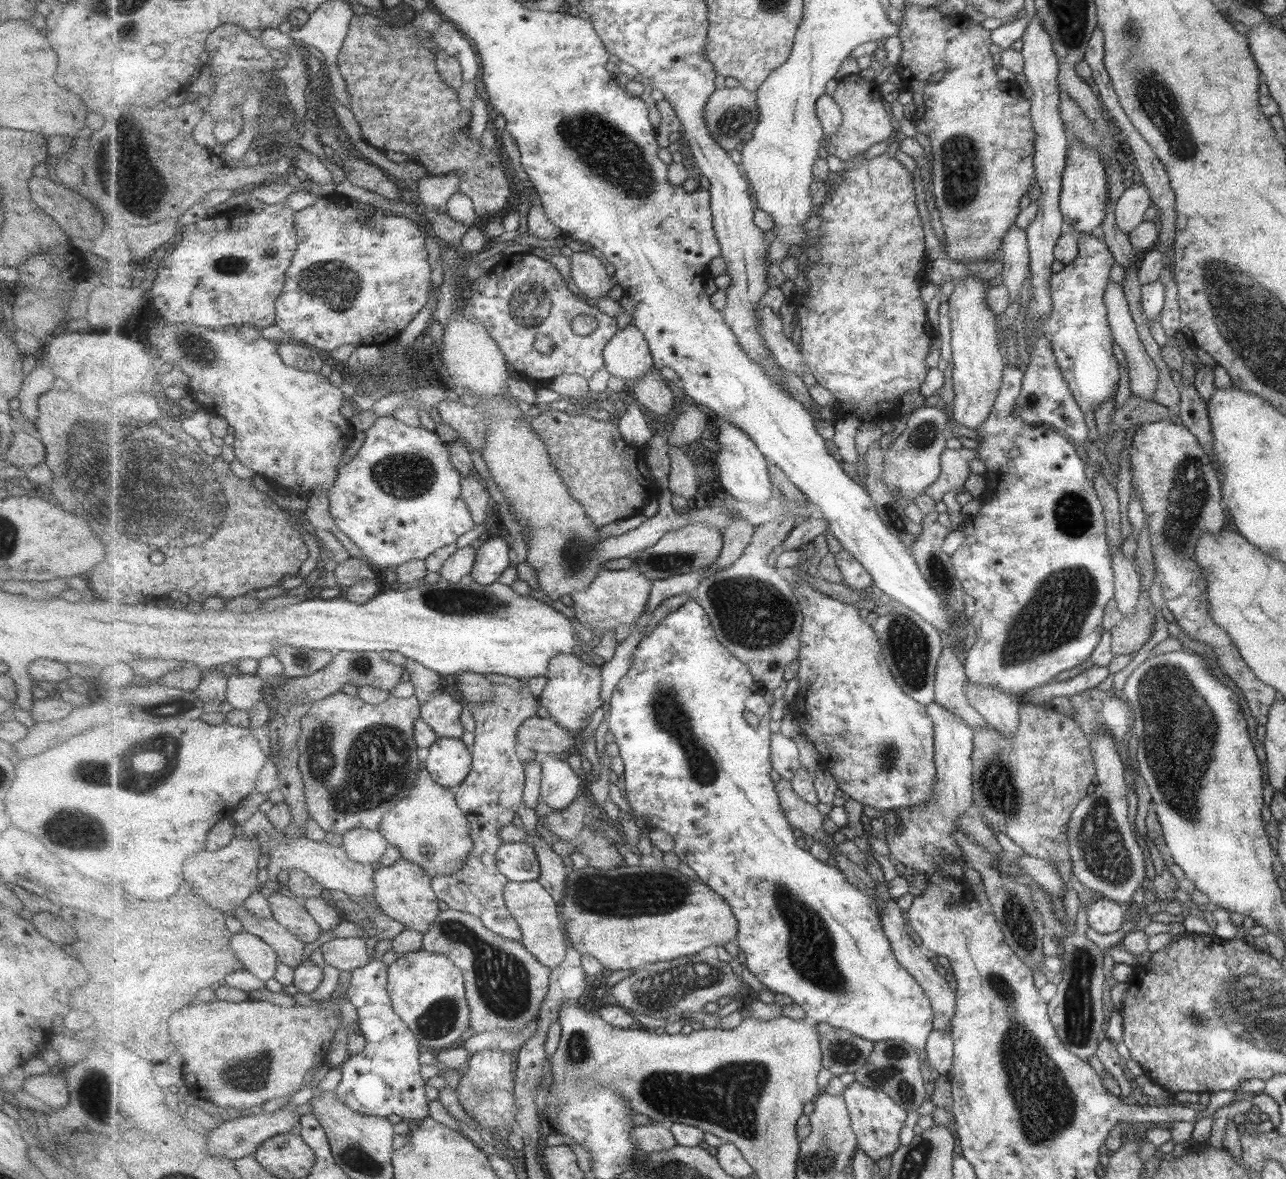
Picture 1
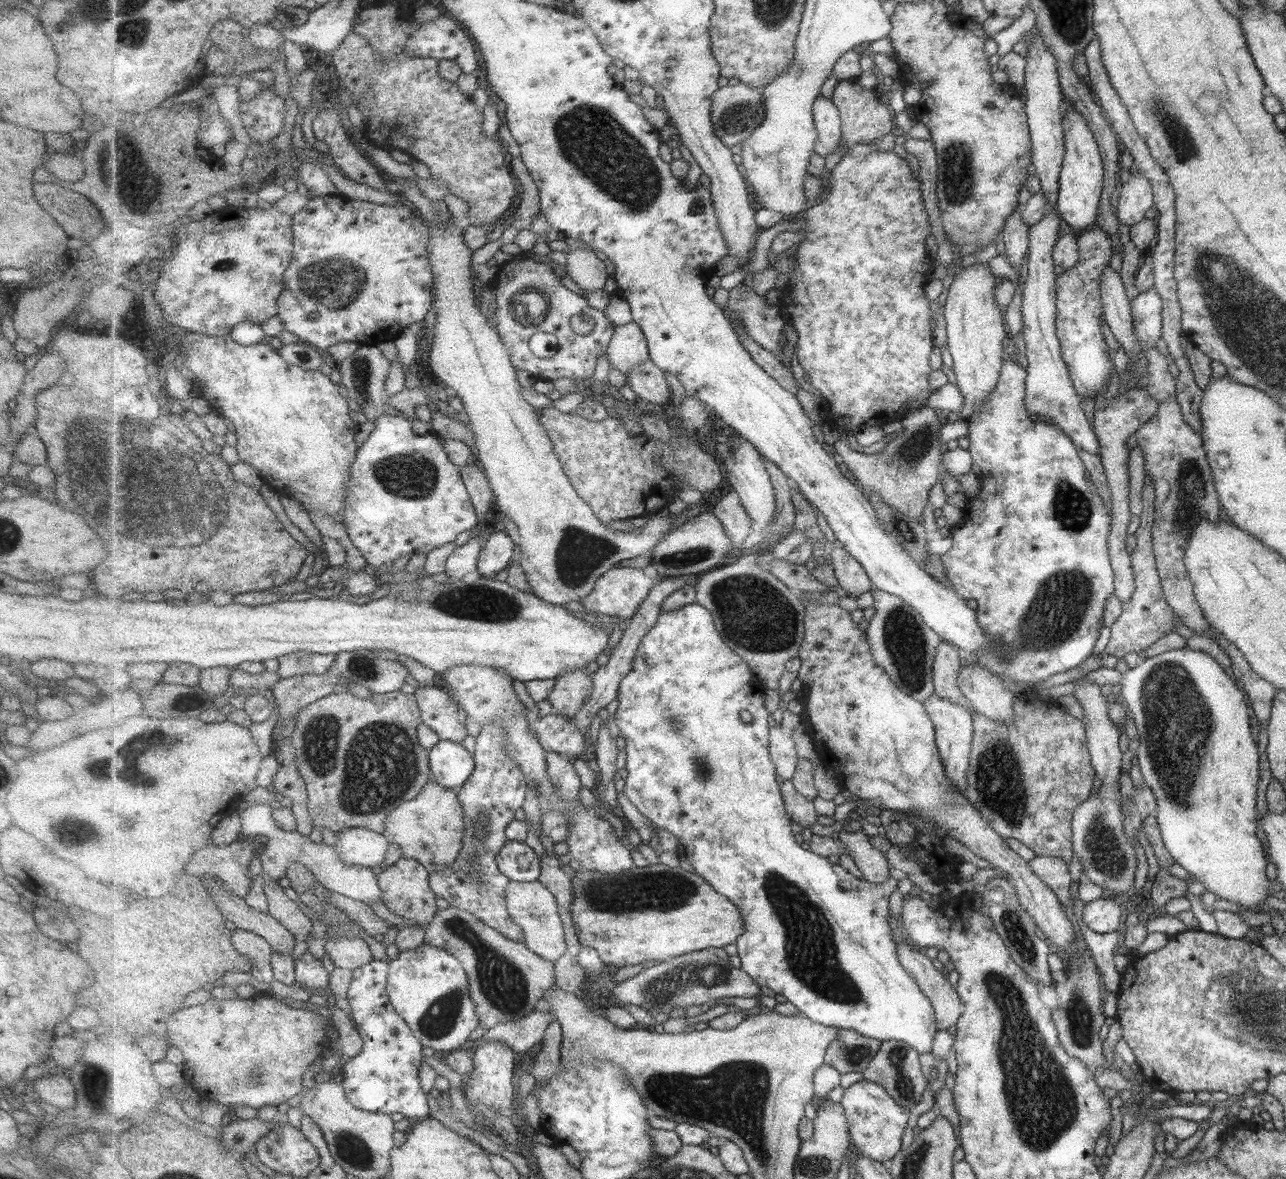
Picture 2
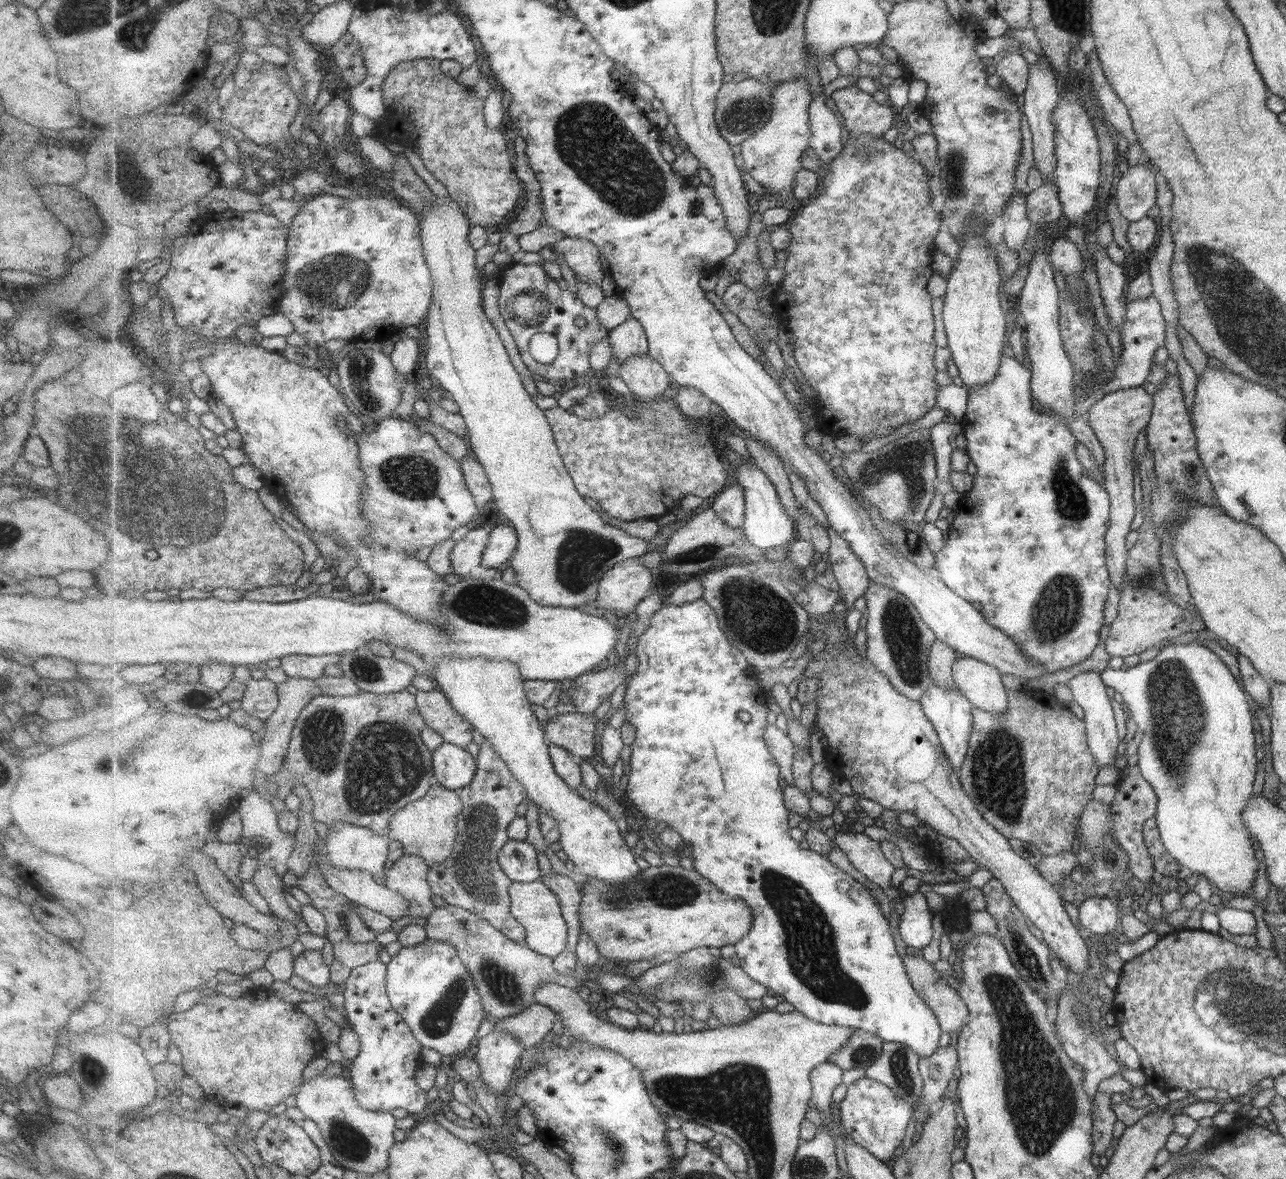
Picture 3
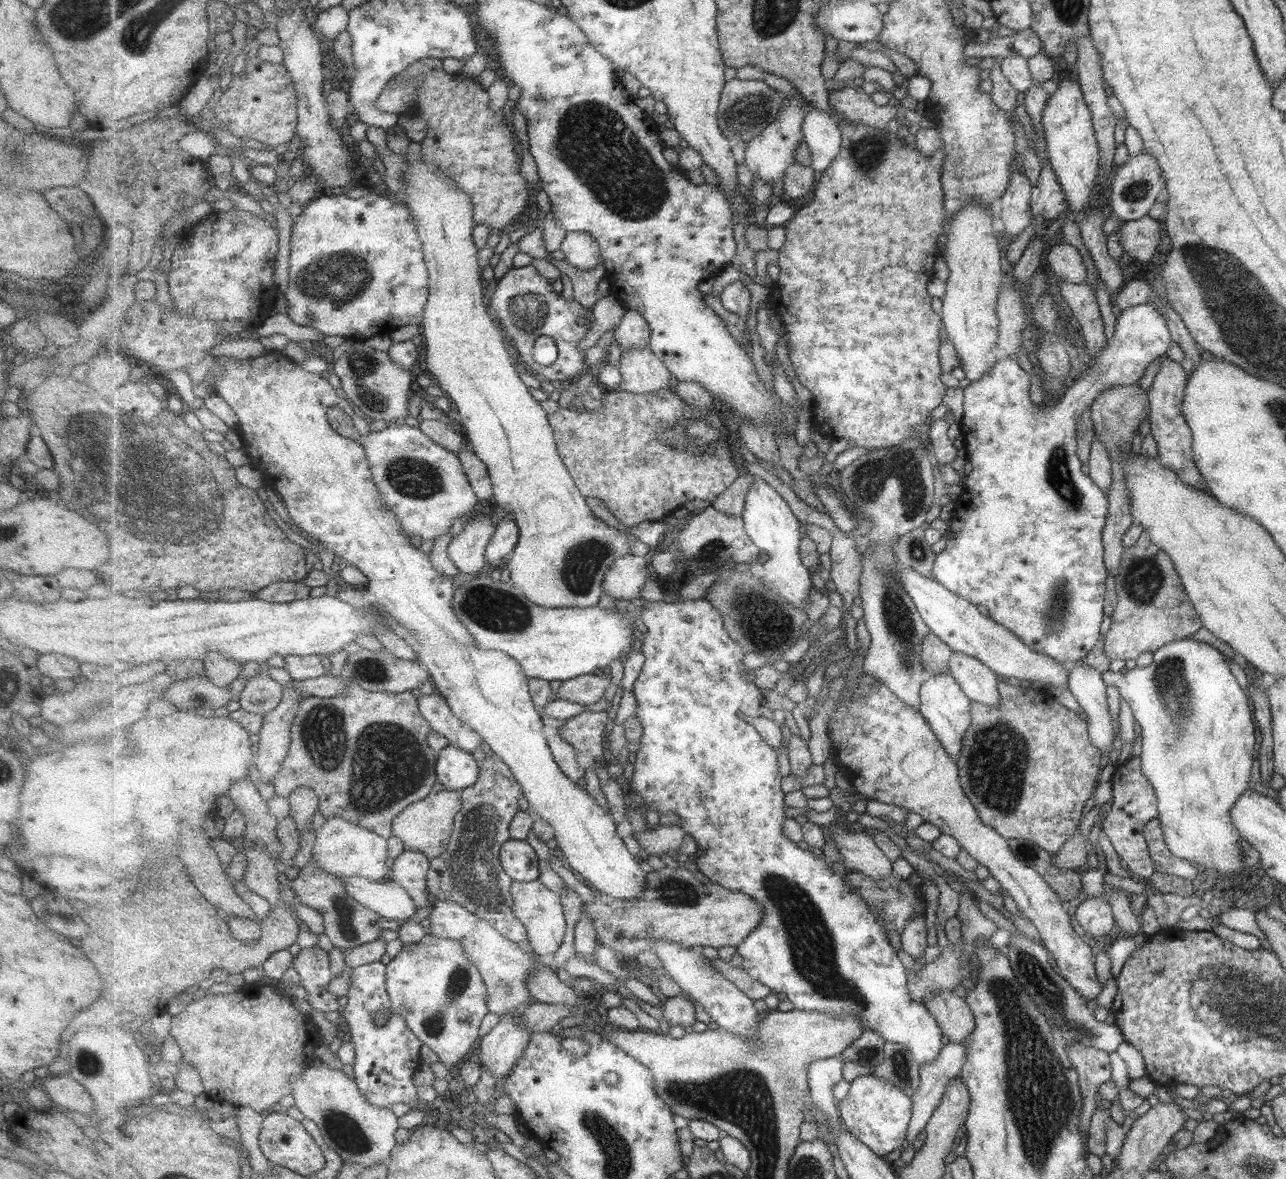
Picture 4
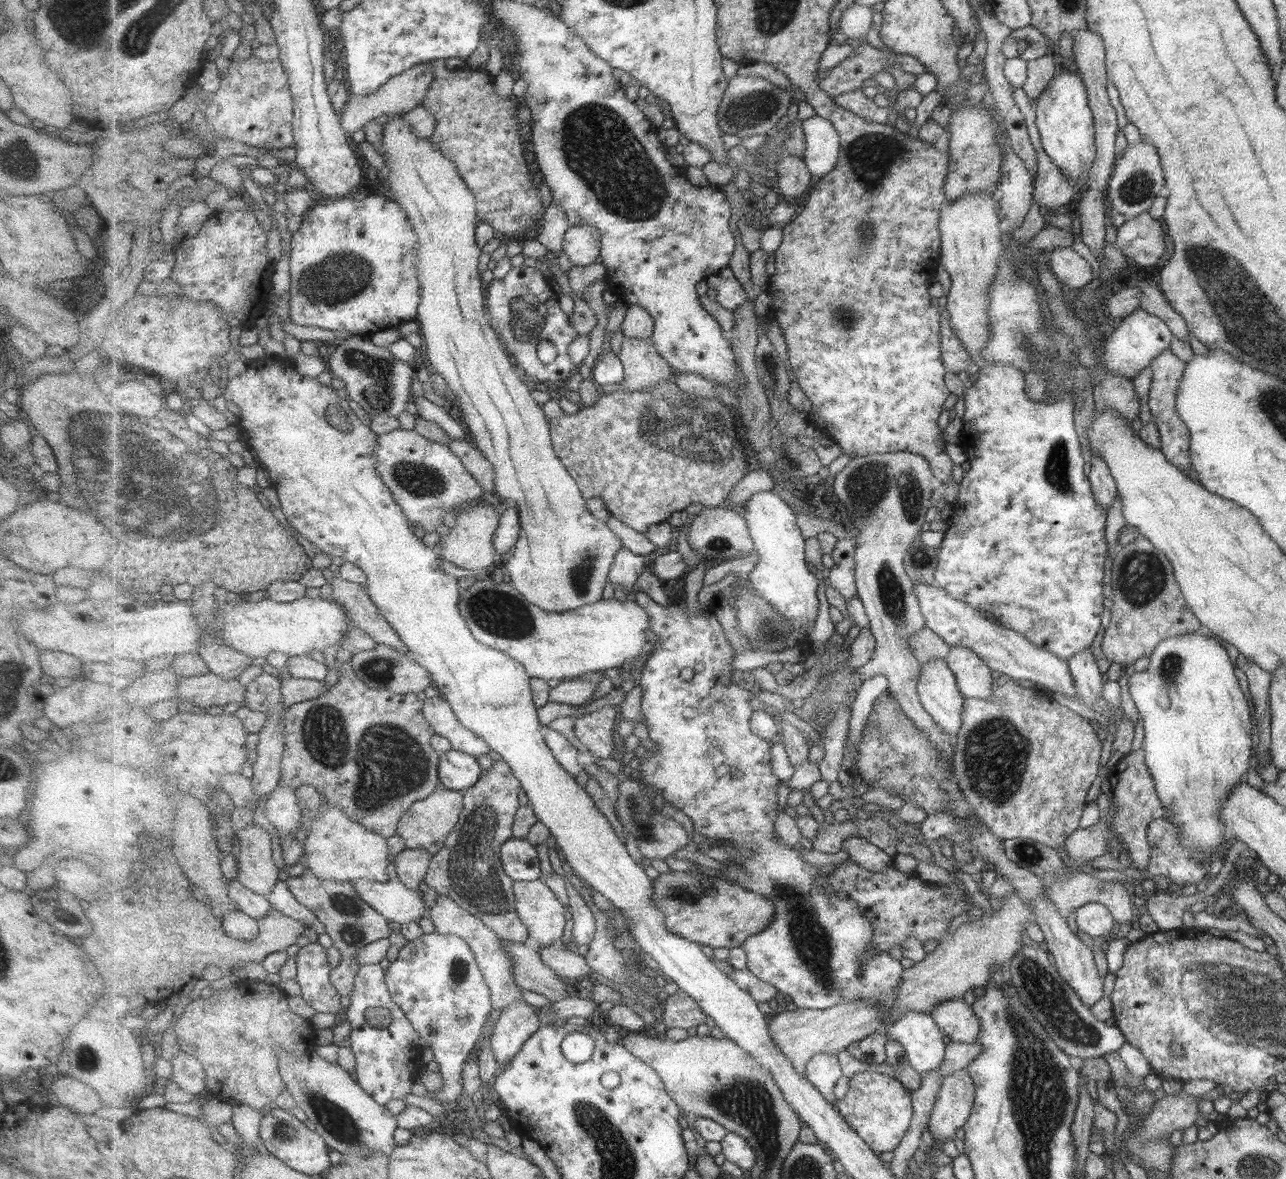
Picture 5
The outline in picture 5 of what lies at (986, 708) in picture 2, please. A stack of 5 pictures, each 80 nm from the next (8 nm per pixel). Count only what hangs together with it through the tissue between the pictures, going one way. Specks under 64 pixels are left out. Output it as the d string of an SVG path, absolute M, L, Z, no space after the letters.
M949 647L945 665L952 670L957 690L965 700L987 701L991 697L991 672L969 649Z

